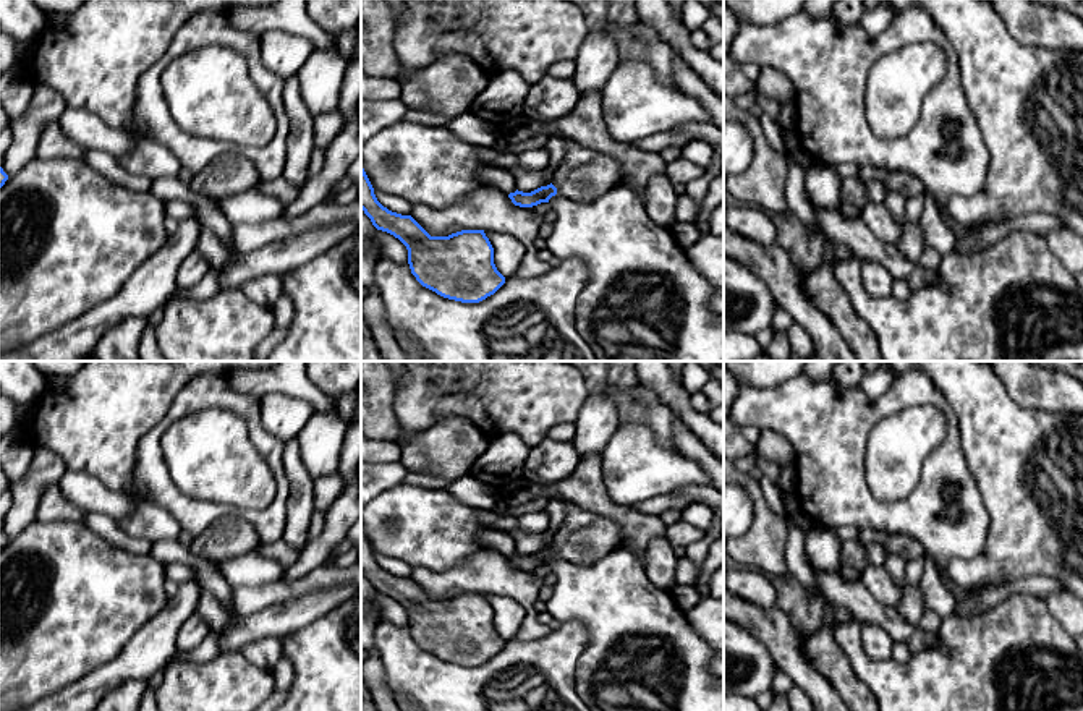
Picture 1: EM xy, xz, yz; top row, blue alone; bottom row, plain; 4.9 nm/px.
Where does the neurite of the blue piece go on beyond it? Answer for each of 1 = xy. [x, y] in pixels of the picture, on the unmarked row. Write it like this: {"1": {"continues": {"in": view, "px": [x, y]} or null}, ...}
{"1": {"continues": null}}

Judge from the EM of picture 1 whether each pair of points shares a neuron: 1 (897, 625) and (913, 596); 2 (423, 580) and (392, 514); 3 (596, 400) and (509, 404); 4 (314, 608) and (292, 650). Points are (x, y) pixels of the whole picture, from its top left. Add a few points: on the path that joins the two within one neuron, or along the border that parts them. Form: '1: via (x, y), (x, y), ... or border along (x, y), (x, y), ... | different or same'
1: border along (894, 608), (907, 621), (918, 624) | different
2: border along (413, 566), (426, 569), (454, 567) | different
3: border along (591, 387), (573, 421) | different
4: border along (337, 606), (282, 638) | different

